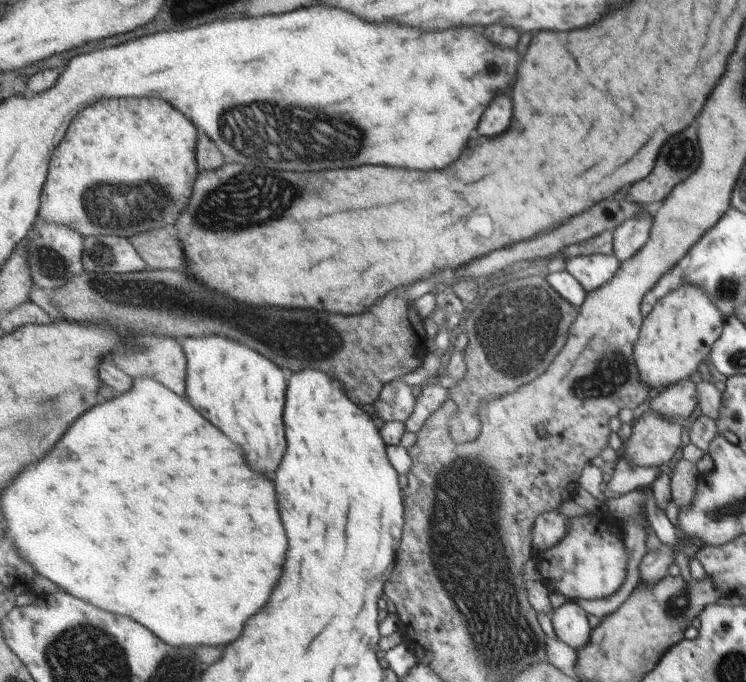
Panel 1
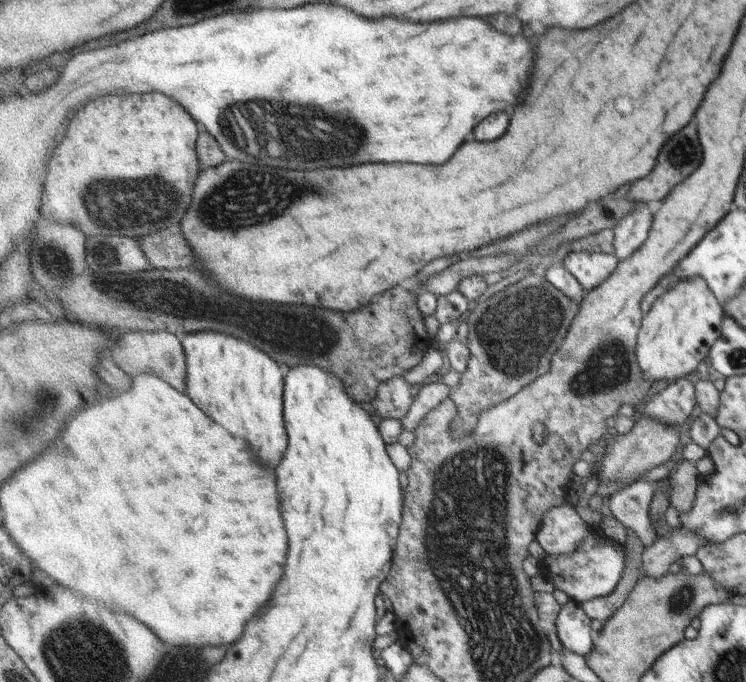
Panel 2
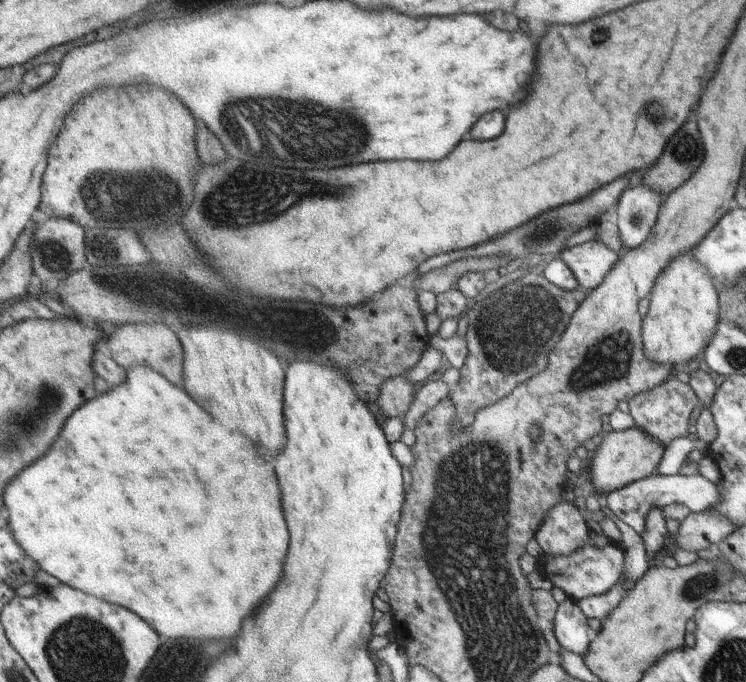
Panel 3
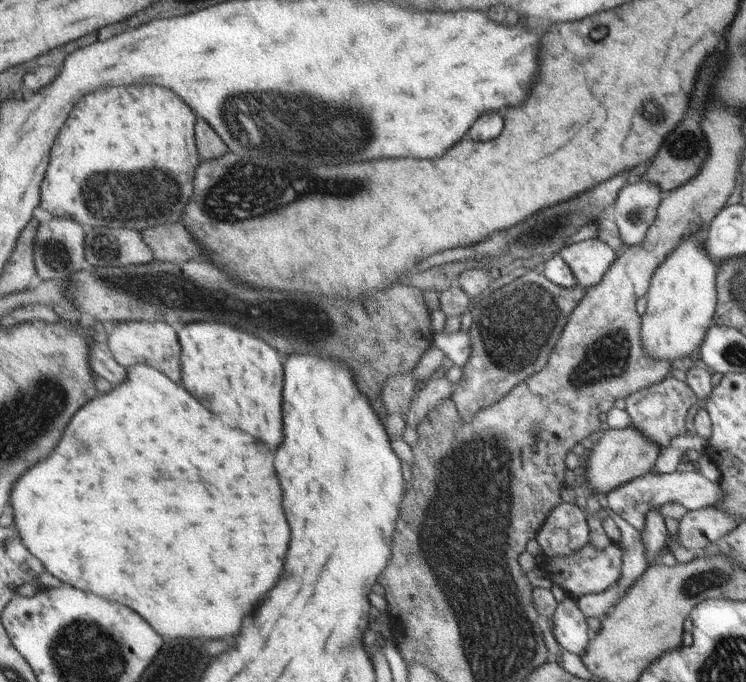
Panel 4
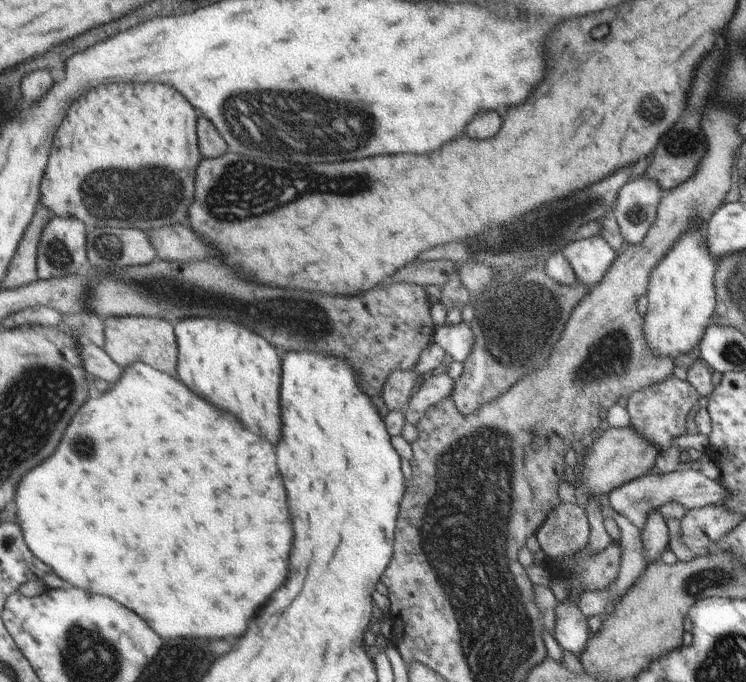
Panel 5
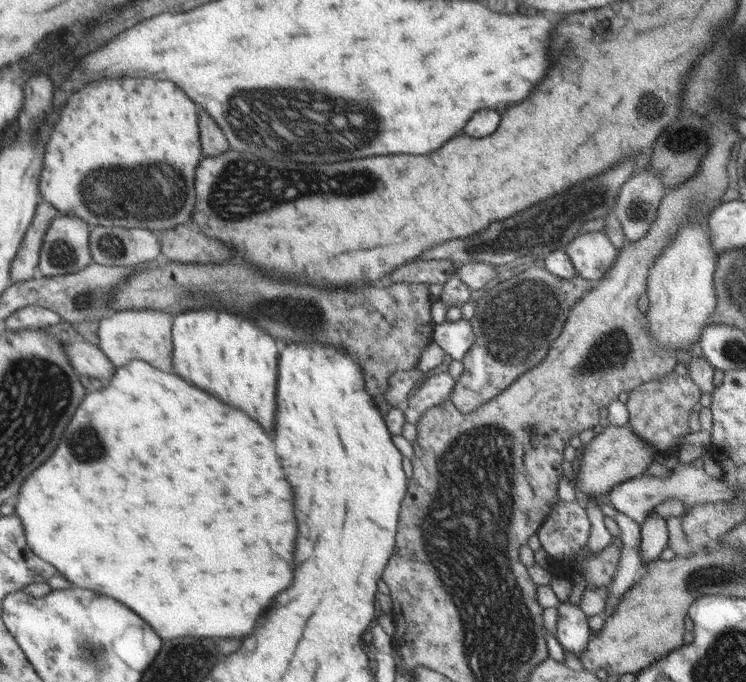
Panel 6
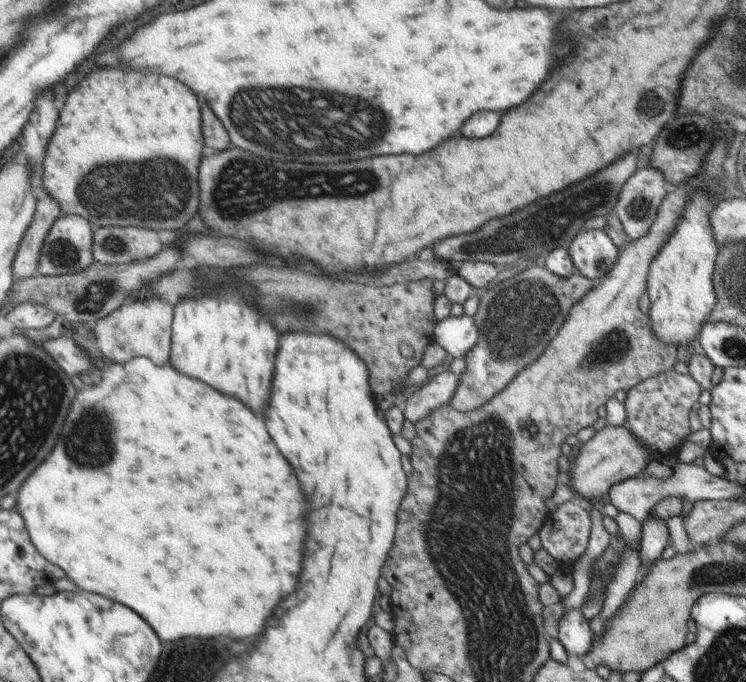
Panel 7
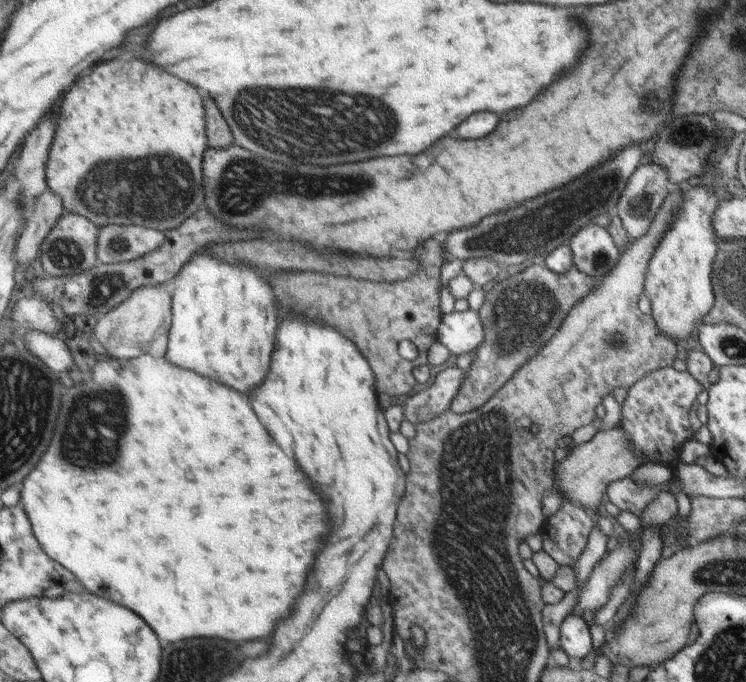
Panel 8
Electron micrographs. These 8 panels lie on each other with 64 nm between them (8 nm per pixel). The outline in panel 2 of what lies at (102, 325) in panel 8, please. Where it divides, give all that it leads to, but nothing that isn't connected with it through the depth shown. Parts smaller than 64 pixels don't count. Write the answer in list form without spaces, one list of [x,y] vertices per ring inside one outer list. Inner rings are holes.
[[[156,330],[156,332],[132,332],[125,331],[119,333],[119,336],[115,345],[112,345],[112,351],[116,364],[120,365],[120,368],[135,377],[139,372],[151,372],[157,374],[162,380],[167,380],[174,388],[180,390],[180,392],[188,392],[188,364],[186,364],[186,350],[182,346],[182,340],[168,332],[168,330]]]

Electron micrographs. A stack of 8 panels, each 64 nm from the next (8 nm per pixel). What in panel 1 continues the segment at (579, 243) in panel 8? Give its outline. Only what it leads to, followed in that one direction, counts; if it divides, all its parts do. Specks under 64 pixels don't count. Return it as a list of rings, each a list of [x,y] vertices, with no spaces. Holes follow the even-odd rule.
[[[597,253],[593,255],[580,255],[565,261],[566,270],[589,293],[606,284],[619,270],[622,263],[614,253]]]

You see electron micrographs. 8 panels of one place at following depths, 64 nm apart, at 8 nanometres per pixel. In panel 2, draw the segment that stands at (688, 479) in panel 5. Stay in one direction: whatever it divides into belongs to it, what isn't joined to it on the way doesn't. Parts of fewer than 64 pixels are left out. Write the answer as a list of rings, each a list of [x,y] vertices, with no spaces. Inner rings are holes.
[[[670,477],[660,479],[660,482],[634,483],[609,497],[610,512],[624,527],[632,528],[645,547],[652,546],[657,538],[651,527],[649,514],[652,500],[660,488],[666,488],[668,499],[672,498],[674,484]]]

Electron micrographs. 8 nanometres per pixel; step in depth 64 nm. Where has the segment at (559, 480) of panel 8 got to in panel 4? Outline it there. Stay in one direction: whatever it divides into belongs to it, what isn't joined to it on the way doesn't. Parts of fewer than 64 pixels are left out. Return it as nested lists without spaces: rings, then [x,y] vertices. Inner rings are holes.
[[[634,426],[620,430],[609,429],[588,452],[585,471],[588,484],[593,487],[595,493],[608,494],[615,488],[650,473],[660,451],[661,447],[655,441],[648,440],[648,437]]]

